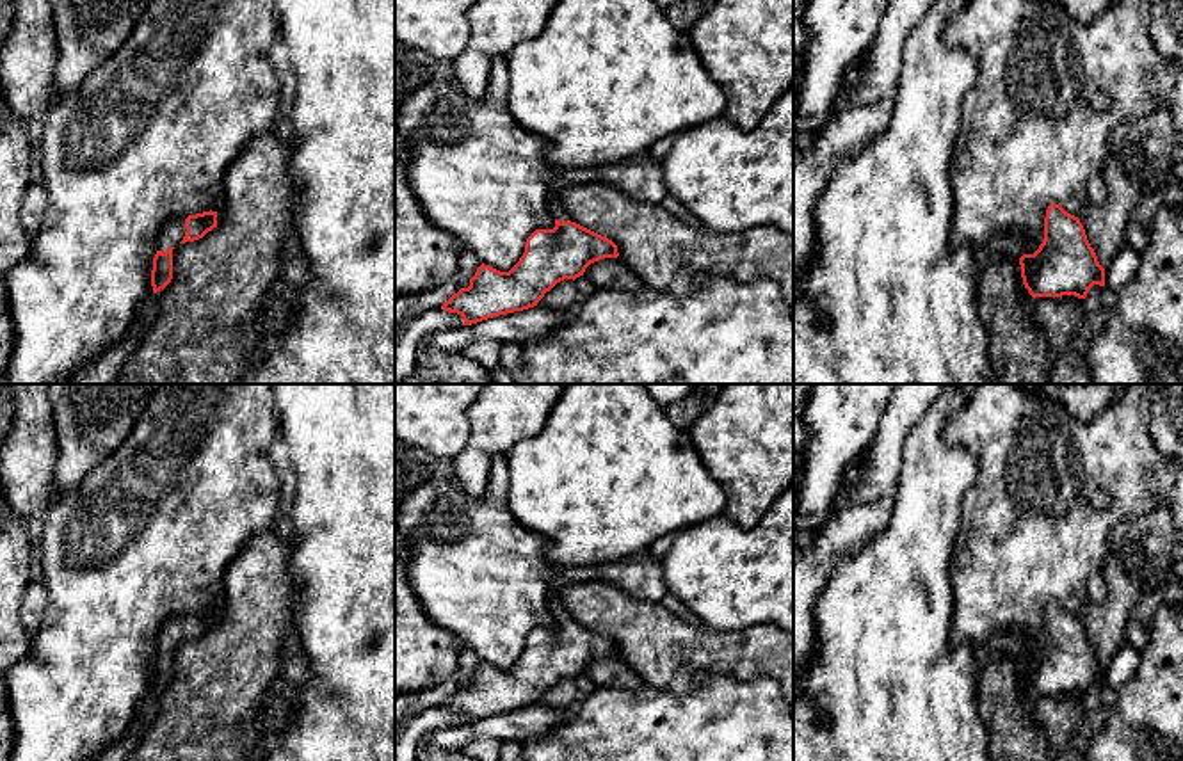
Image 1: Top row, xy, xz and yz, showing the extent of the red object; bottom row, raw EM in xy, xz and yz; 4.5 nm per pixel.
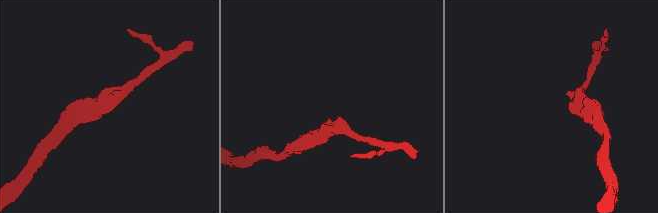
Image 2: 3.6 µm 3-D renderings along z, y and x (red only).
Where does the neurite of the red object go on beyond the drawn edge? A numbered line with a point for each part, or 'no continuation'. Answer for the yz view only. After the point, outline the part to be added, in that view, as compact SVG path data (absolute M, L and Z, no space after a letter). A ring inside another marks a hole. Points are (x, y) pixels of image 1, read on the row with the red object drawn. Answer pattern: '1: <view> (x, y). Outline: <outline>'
no continuation

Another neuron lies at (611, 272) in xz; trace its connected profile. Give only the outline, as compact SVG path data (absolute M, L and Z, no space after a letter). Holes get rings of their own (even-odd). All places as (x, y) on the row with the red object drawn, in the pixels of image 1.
M605 258L591 263L583 276L596 288L608 288L617 292L637 292L644 283L633 274L619 258Z

